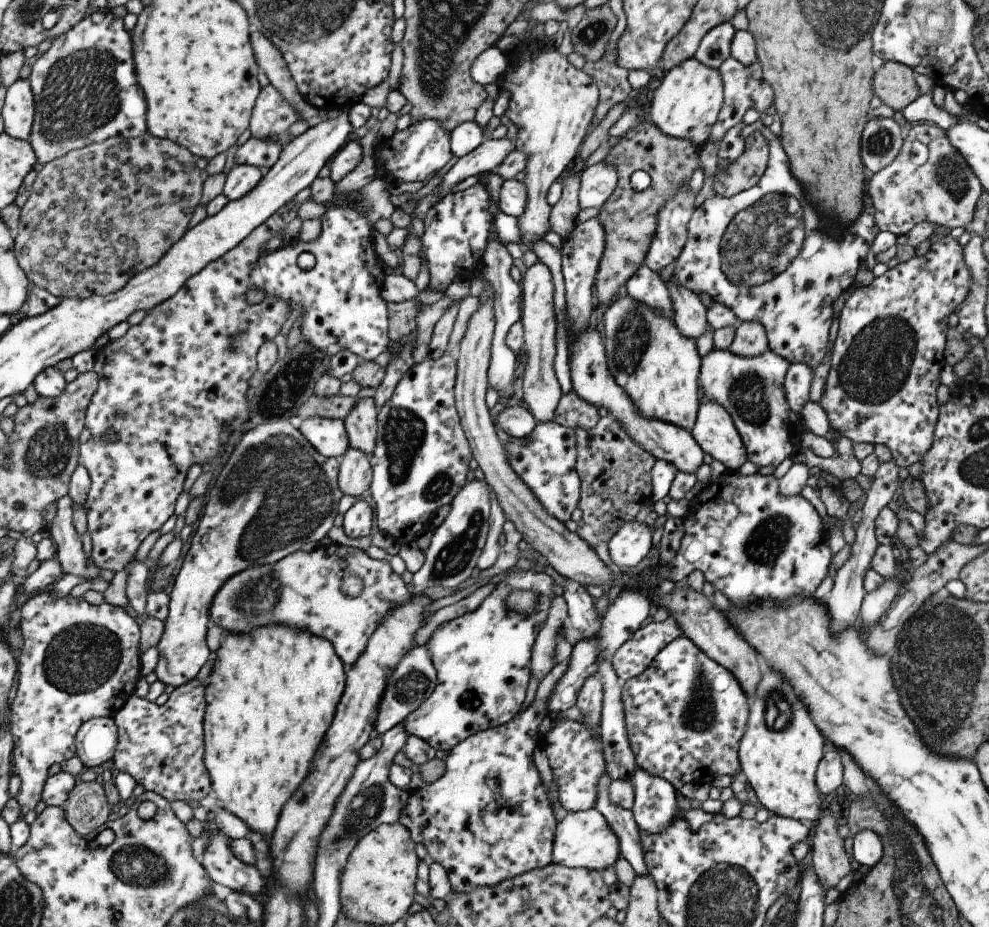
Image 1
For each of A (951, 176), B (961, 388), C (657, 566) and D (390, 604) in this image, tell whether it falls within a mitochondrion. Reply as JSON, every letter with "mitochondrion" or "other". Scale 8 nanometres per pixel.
{"A":"mitochondrion","B":"other","C":"other","D":"other"}

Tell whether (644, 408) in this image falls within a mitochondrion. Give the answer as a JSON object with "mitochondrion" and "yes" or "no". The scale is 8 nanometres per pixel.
{"mitochondrion":"no"}

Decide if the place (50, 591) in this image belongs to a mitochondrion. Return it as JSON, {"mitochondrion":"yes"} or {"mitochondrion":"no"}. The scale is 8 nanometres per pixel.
{"mitochondrion":"no"}

